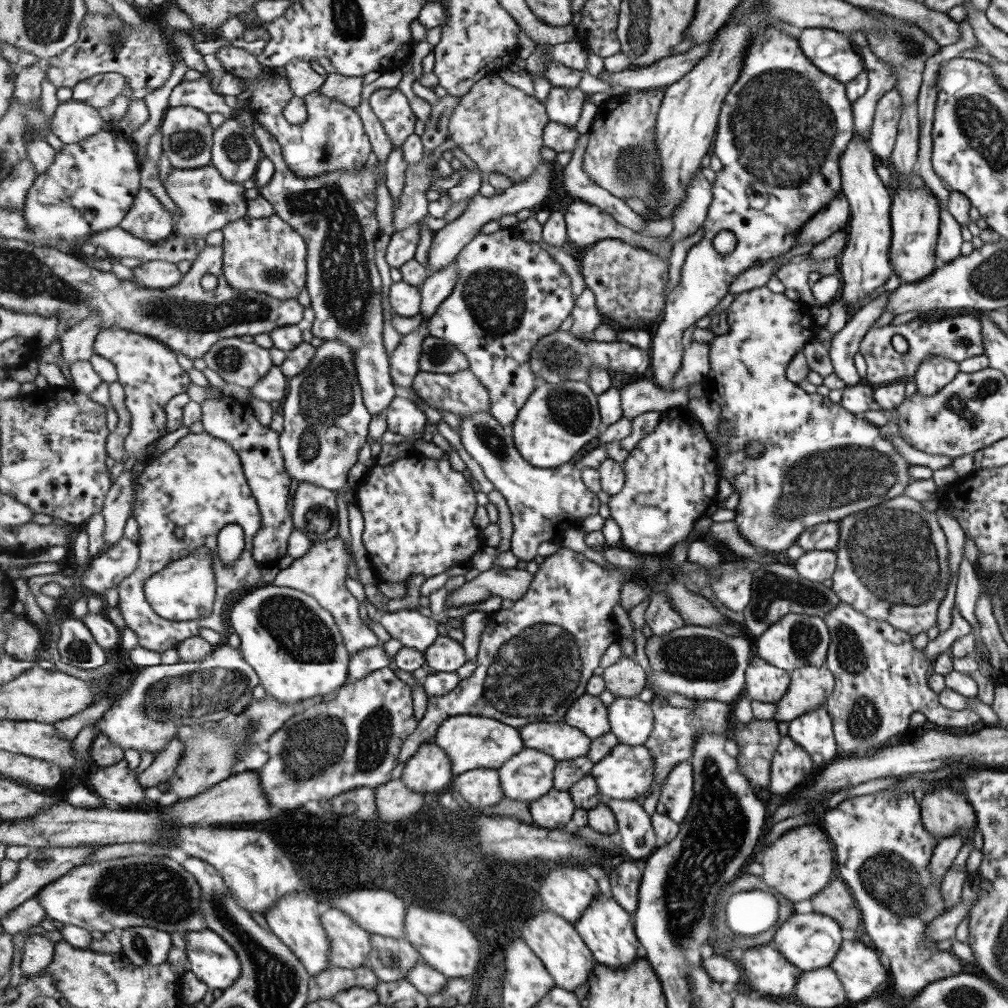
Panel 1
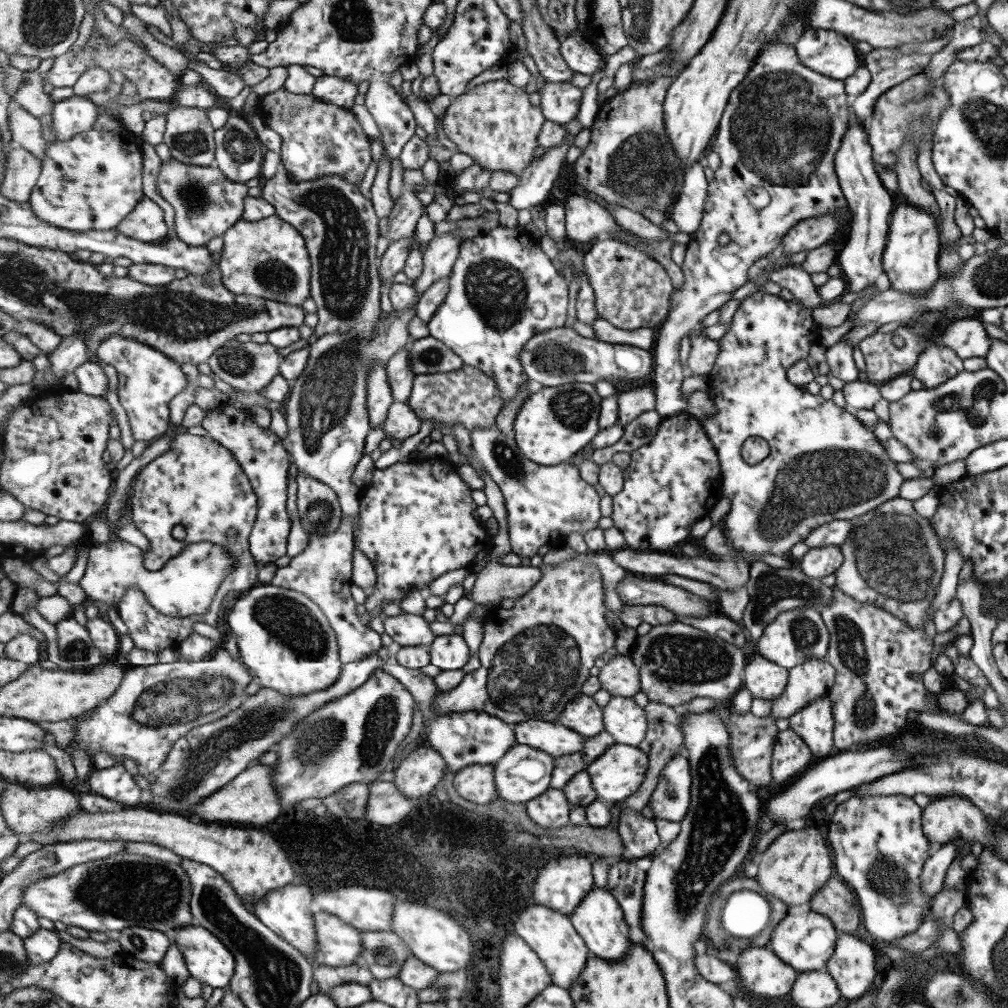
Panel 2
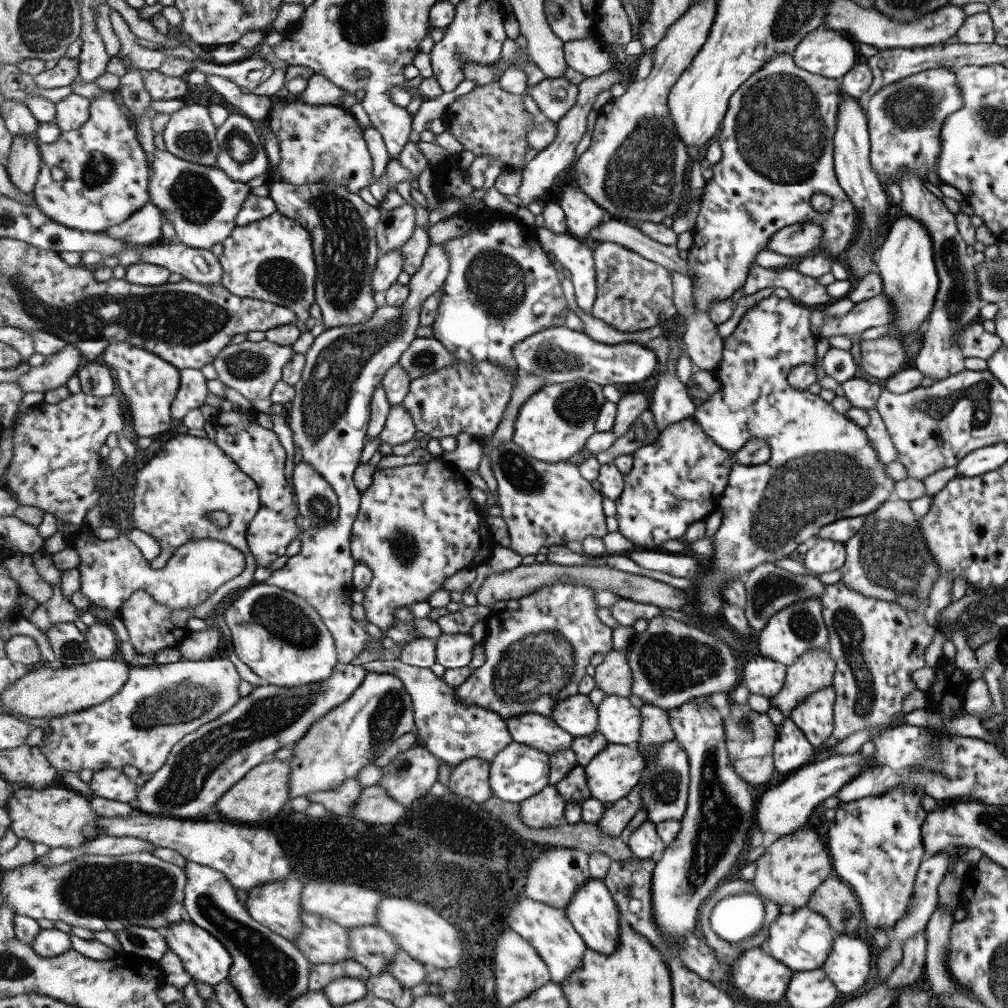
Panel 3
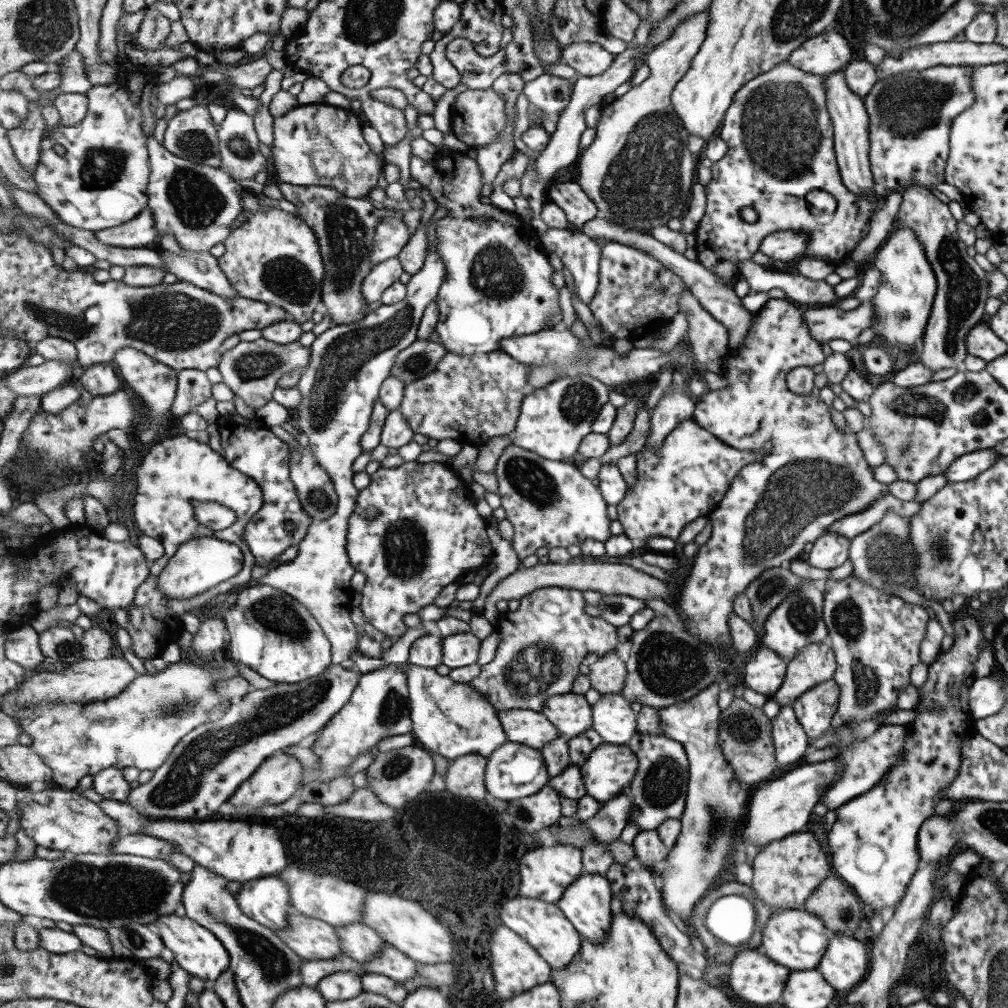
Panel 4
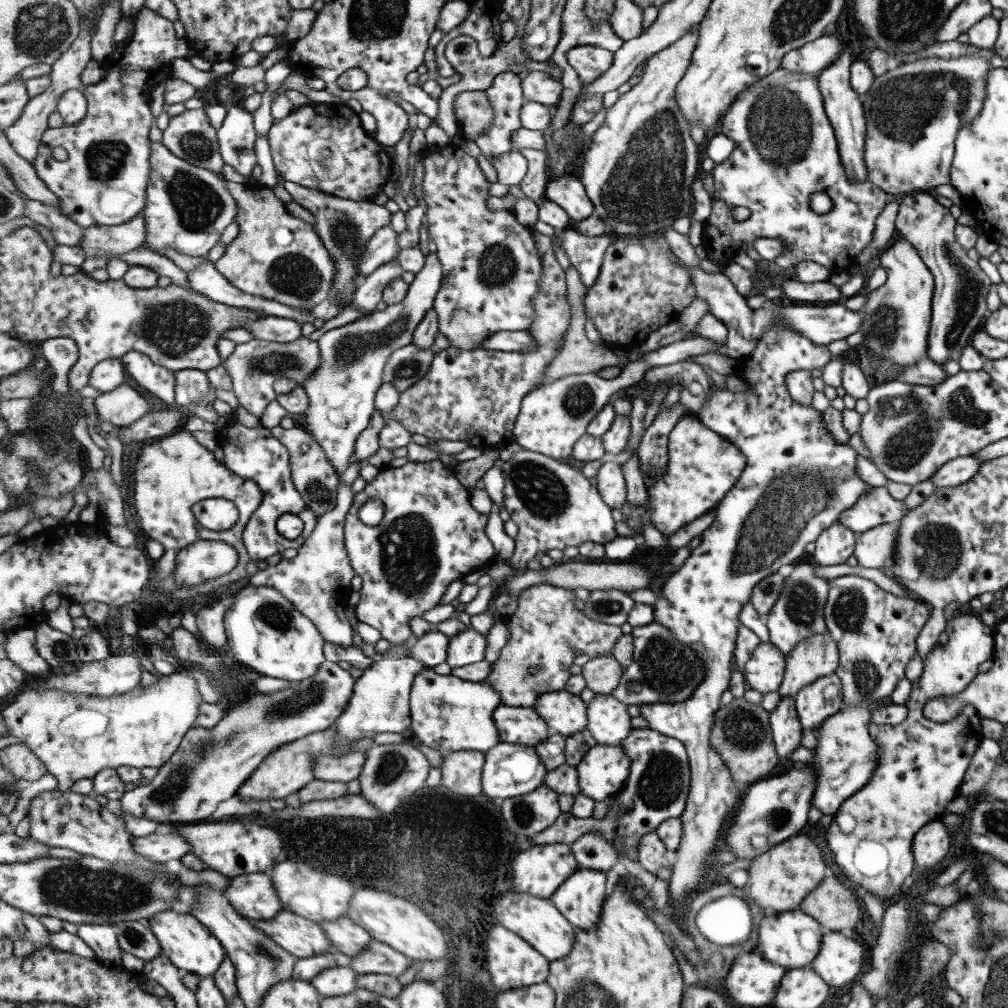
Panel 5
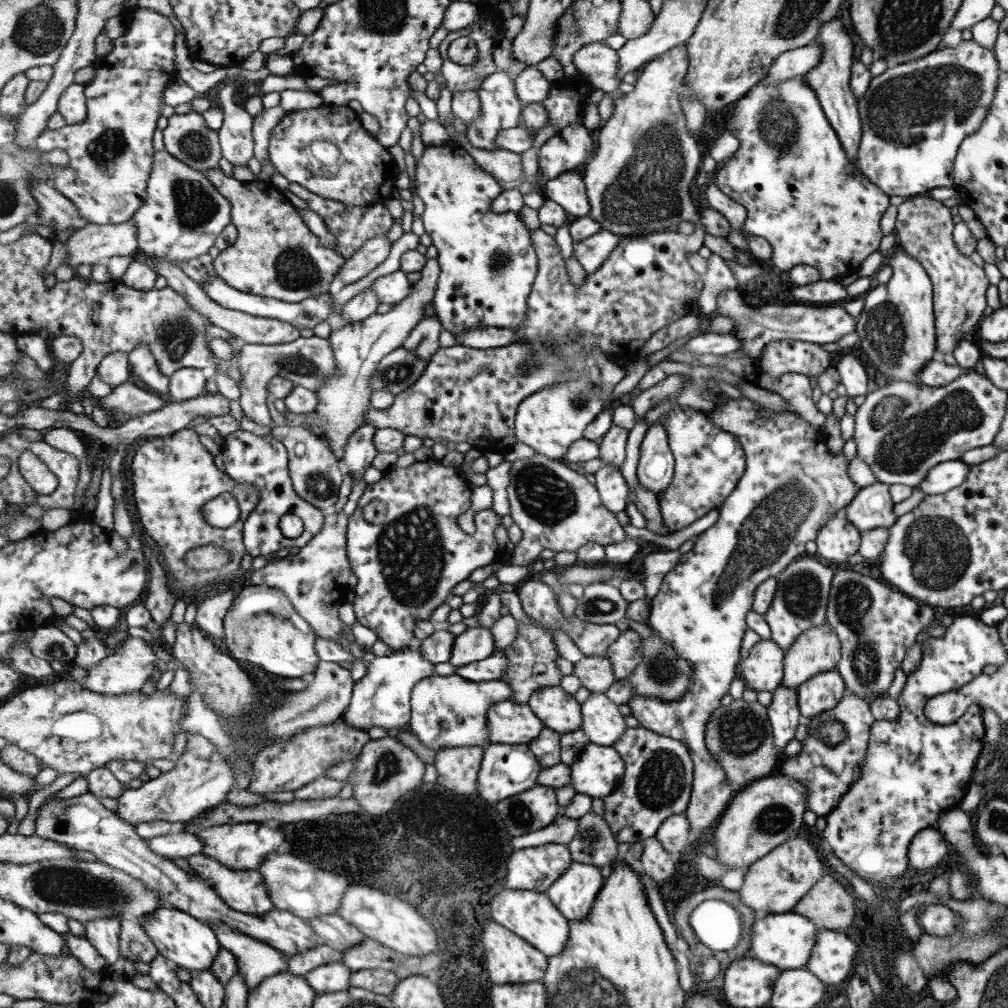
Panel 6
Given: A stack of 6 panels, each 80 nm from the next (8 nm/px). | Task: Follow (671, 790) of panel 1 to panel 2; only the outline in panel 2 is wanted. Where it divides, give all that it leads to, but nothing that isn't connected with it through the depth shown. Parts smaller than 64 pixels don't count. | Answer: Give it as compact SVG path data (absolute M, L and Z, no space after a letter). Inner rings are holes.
M677 753L671 761L665 765L663 777L660 778L658 786L655 787L648 806L652 809L653 818L665 818L671 822L681 822L689 812L692 799L692 770L690 760L686 753Z

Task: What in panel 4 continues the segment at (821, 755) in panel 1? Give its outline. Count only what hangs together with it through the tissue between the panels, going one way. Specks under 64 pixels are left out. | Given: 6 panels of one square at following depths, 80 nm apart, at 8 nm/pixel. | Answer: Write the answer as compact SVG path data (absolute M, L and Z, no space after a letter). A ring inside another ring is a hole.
M831 678L801 693L791 702L797 722L809 740L831 730L837 713L838 694L838 684Z

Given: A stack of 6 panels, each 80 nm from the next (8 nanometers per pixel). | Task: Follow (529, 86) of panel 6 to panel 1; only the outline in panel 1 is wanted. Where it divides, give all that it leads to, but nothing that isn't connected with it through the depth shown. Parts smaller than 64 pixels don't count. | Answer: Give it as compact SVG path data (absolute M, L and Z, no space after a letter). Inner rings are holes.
M552 87L545 99L546 111L553 122L574 127L587 99L587 93L577 88Z

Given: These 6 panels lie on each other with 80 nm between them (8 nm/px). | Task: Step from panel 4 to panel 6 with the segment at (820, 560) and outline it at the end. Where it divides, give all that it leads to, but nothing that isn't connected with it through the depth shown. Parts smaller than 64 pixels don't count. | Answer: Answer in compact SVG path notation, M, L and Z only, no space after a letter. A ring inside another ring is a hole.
M841 509L821 526L814 542L820 559L839 564L858 552L860 532L848 521L844 510Z

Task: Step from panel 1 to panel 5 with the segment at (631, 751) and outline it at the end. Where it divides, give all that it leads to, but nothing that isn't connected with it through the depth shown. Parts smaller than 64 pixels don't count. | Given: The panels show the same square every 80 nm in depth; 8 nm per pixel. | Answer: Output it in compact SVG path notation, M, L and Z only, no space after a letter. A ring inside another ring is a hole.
M597 745L576 766L584 795L607 800L619 794L631 774L632 760L619 746Z

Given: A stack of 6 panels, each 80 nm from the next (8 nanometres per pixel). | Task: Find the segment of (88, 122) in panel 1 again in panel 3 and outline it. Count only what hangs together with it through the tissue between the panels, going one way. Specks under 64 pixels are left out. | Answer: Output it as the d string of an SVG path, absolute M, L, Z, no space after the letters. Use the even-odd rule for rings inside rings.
M72 93L56 104L56 124L61 132L79 130L91 118L92 99Z

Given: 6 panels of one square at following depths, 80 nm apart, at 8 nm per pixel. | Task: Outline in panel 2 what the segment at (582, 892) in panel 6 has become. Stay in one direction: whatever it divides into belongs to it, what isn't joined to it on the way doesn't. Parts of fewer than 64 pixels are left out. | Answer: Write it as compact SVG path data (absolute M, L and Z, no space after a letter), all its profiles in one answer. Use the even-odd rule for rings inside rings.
M596 888L570 916L577 933L585 940L593 955L604 960L620 961L631 953L632 928L625 919L624 907L617 898L604 888Z

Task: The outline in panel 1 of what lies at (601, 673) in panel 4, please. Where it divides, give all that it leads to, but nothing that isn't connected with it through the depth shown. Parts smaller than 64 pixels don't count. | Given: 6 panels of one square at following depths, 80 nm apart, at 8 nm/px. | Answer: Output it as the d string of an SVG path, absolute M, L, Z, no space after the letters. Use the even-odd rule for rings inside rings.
M622 656L601 675L615 697L633 698L648 688L648 672L633 657Z

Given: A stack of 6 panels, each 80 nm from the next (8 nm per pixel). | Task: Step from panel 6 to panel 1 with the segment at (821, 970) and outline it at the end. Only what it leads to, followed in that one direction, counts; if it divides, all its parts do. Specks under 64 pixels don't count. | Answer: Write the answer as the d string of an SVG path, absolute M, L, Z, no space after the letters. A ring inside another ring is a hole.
M850 934L843 938L828 967L837 975L839 983L845 991L845 997L849 1001L859 1003L873 998L873 994L877 994L879 986L882 987L889 980L889 974L888 970L881 965L879 953L872 945L866 940L865 942L859 942L855 938L857 936L851 936Z

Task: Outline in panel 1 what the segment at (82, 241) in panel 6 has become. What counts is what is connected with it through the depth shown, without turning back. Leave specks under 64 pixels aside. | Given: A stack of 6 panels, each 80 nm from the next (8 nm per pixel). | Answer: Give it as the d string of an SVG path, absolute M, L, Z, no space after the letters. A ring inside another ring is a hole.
M142 188L120 227L133 236L159 243L176 234L172 212L148 188Z

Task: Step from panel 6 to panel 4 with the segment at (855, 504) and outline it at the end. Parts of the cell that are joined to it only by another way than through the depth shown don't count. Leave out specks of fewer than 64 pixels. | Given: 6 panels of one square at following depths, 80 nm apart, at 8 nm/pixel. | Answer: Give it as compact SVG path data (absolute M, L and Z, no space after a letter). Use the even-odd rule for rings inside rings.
M883 494L883 498L879 498L877 502L867 506L863 512L849 514L832 522L828 526L827 531L833 531L837 534L842 534L846 539L852 539L876 522L879 522L887 511L891 511L895 515L904 516L904 518L910 518L917 514L921 507L921 503L915 503L913 500L901 501L894 498L891 494Z

